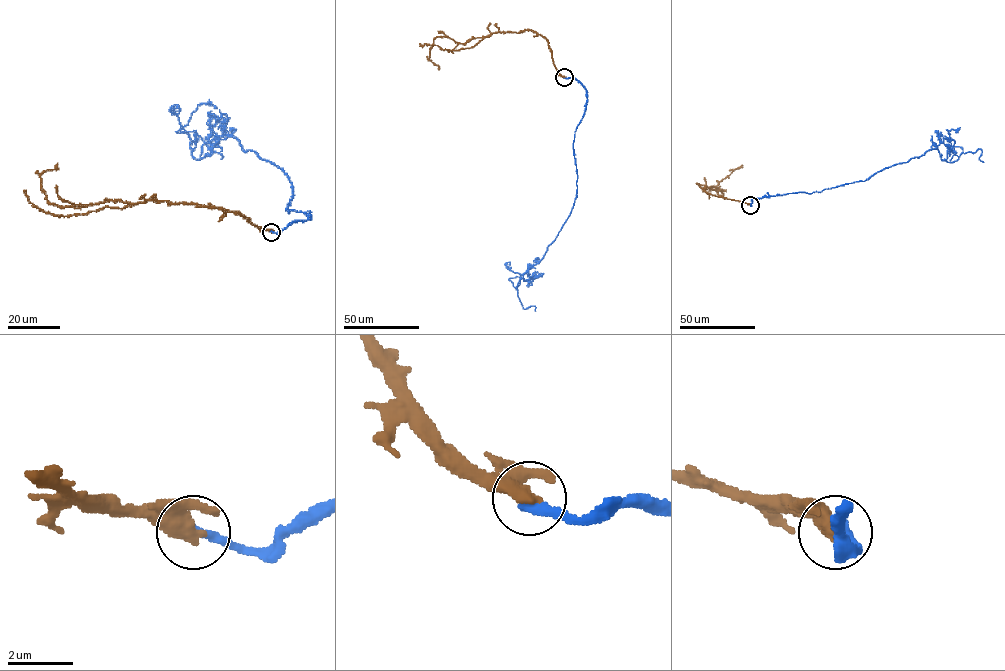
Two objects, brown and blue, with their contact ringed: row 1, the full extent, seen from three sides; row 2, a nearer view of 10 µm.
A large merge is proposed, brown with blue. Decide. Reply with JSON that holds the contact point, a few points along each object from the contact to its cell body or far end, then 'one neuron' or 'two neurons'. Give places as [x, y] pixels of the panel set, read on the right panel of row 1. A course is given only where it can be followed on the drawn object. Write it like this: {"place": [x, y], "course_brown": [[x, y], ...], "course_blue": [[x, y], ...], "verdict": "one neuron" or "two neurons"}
{"place": [750, 205], "course_brown": [[750, 205], [703, 190], [706, 186], [715, 189], [709, 190], [742, 165]], "course_blue": [[751, 205], [765, 196], [865, 181], [930, 150], [952, 162], [962, 149], [951, 145], [946, 130], [955, 132]], "verdict": "two neurons"}

